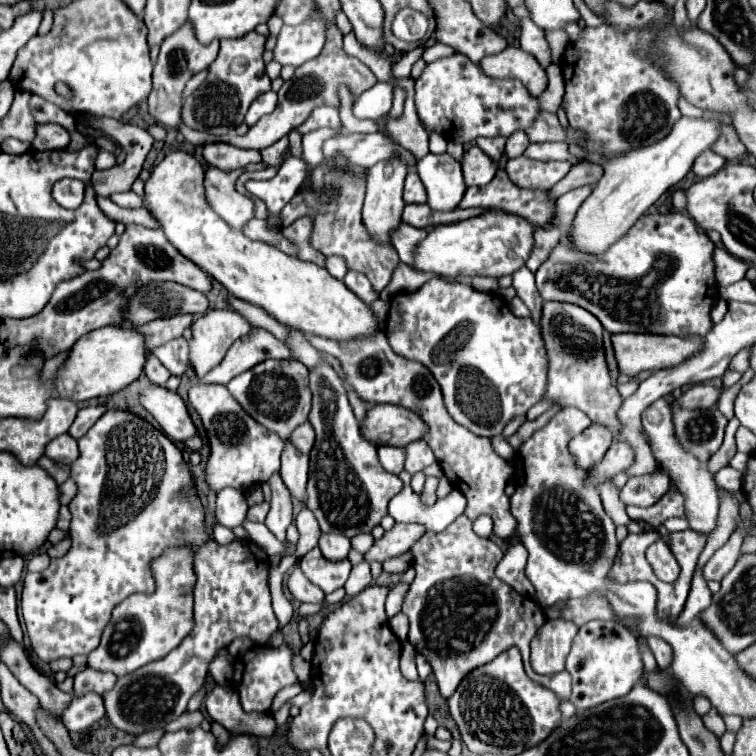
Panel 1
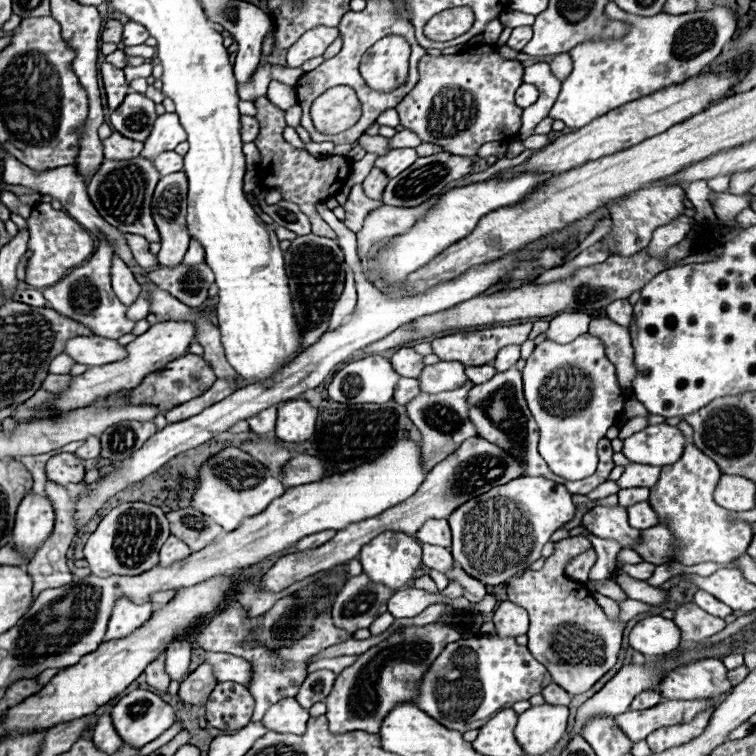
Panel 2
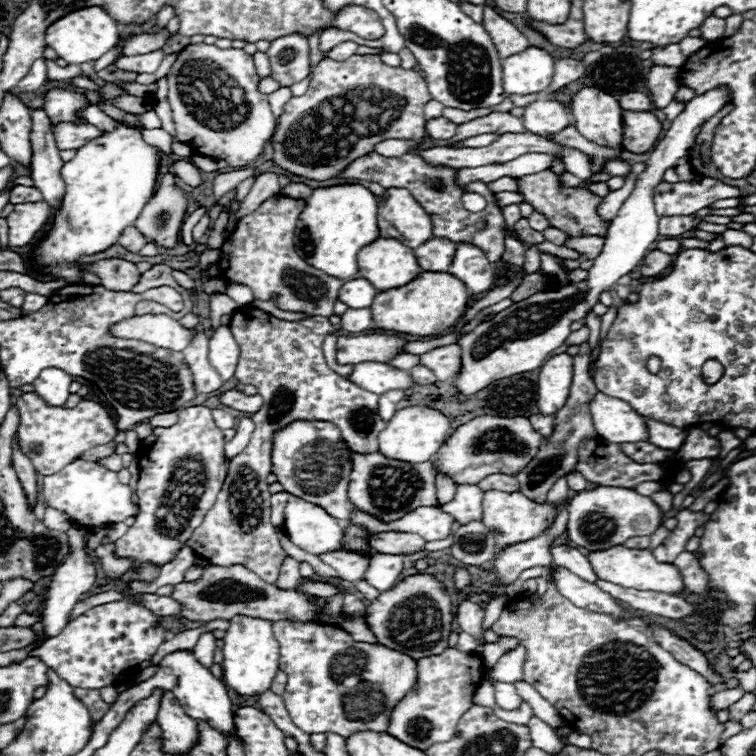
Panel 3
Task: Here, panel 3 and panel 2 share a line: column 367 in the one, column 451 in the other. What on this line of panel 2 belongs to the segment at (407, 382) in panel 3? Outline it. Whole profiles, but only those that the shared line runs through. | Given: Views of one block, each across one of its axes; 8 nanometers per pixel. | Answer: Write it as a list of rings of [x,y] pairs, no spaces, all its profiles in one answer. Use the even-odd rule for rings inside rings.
[[[436,362],[432,366],[424,366],[422,374],[418,376],[420,390],[428,394],[446,392],[452,388],[460,388],[468,378],[464,374],[464,366],[456,362]]]

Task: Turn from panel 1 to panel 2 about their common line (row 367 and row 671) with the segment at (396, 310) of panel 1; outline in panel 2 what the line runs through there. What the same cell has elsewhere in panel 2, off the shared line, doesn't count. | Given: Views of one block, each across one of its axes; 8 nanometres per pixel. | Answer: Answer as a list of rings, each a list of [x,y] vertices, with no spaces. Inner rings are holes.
[[[474,636],[452,642],[440,652],[418,682],[414,702],[442,726],[464,734],[482,728],[494,712],[512,708],[514,702],[540,694],[550,682],[552,678],[548,670],[528,652],[526,646],[516,644],[514,638]],[[466,678],[474,678],[476,682],[466,682]]]

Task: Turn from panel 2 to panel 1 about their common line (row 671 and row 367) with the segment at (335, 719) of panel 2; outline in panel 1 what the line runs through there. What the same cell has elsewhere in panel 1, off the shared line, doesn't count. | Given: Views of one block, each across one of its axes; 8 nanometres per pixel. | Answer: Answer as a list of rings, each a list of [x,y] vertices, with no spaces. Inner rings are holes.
[[[382,330],[374,332],[372,336],[364,336],[364,338],[350,340],[350,342],[336,342],[336,340],[312,336],[312,334],[306,336],[306,340],[316,350],[328,352],[340,360],[340,364],[348,376],[348,382],[358,392],[358,396],[362,400],[366,400],[368,404],[398,404],[398,406],[404,406],[408,410],[416,410],[416,414],[422,416],[422,420],[430,428],[430,432],[424,440],[432,446],[436,458],[438,458],[438,464],[444,470],[444,476],[468,500],[464,514],[470,520],[474,520],[480,514],[492,516],[494,534],[510,542],[510,548],[506,548],[506,554],[496,568],[496,576],[500,580],[504,580],[506,584],[510,584],[512,588],[516,588],[518,592],[524,592],[526,596],[534,596],[534,588],[524,574],[528,550],[524,548],[524,544],[518,538],[516,520],[510,514],[510,498],[504,492],[506,482],[512,476],[512,466],[494,452],[490,438],[476,436],[468,428],[456,424],[452,420],[452,416],[448,416],[448,412],[442,404],[440,384],[436,384],[436,378],[432,376],[432,372],[416,360],[408,360],[404,356],[398,356],[392,350],[392,346],[390,346],[390,342]]]

